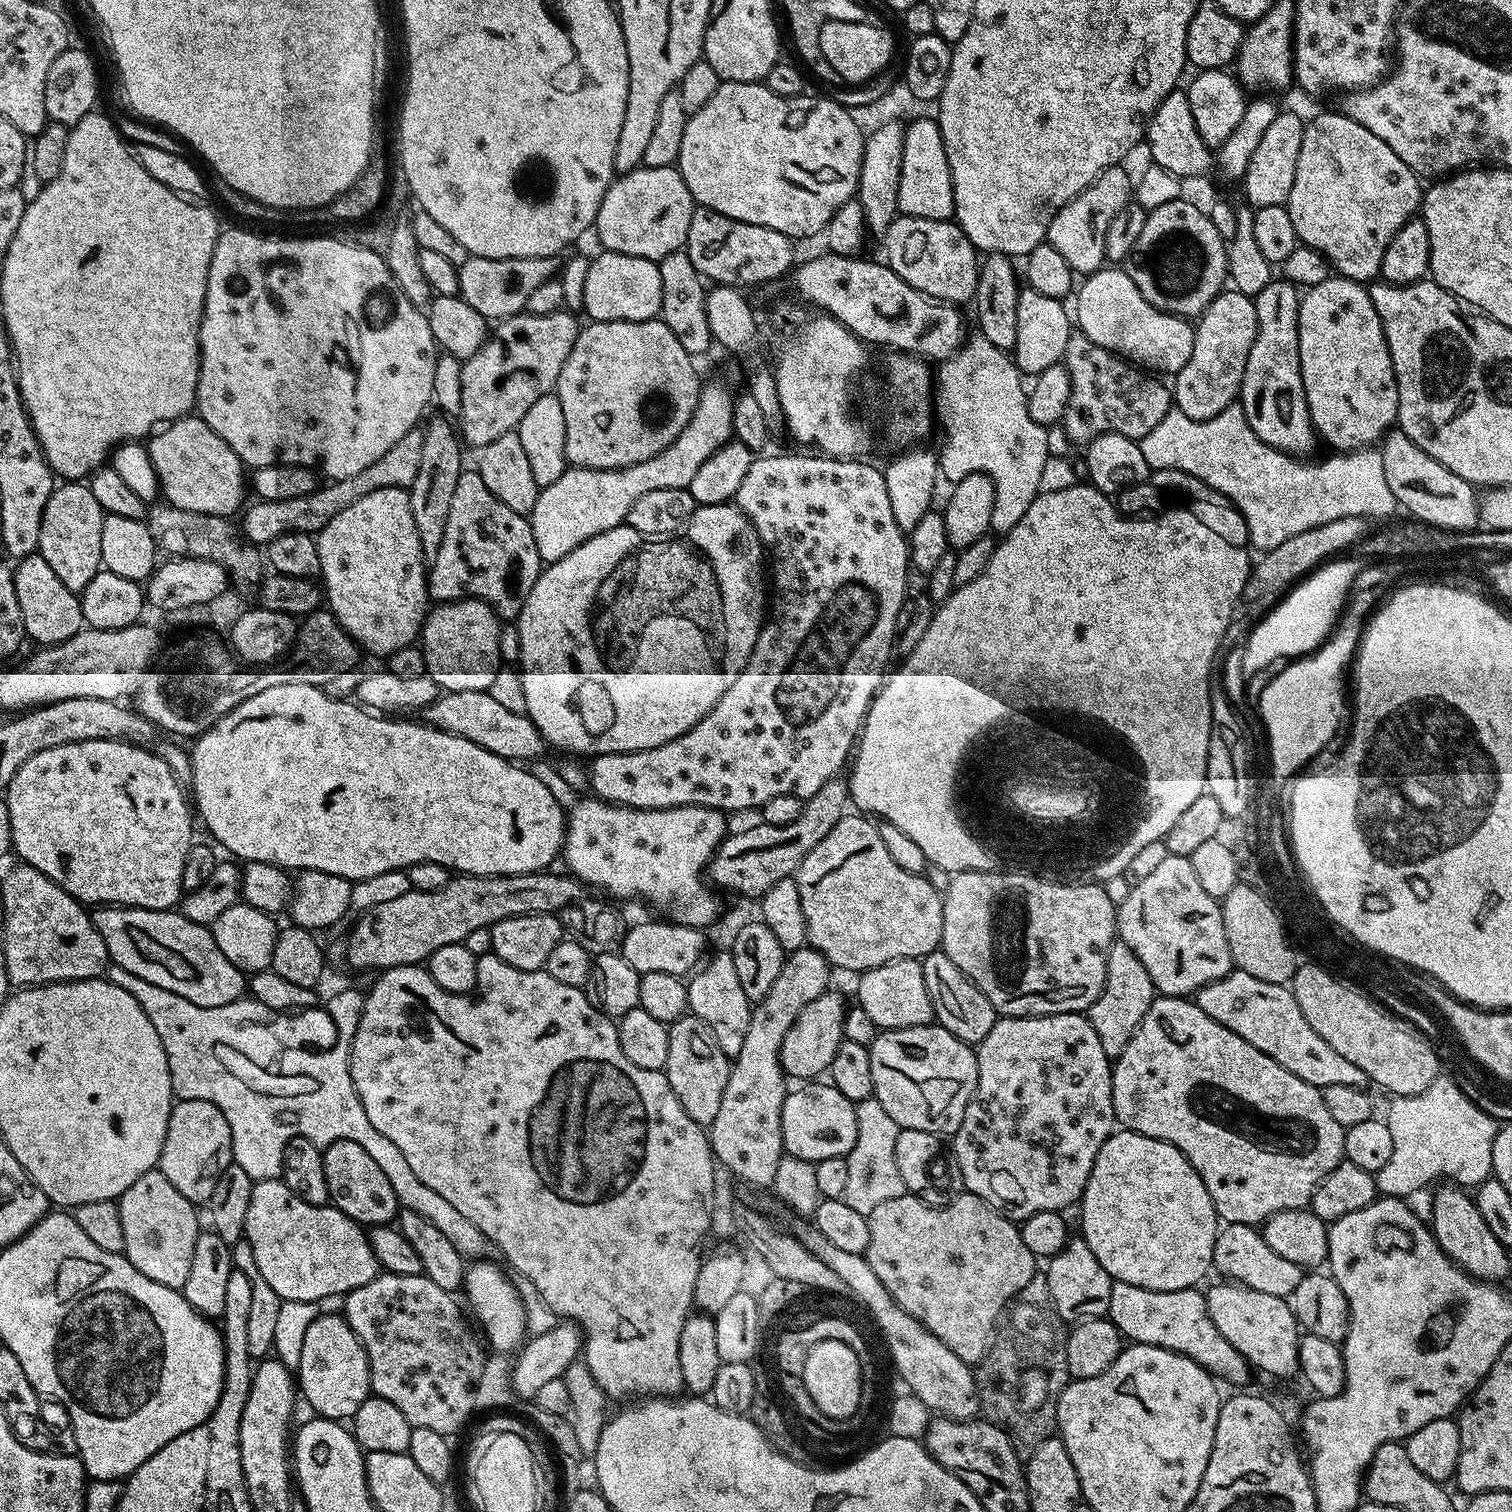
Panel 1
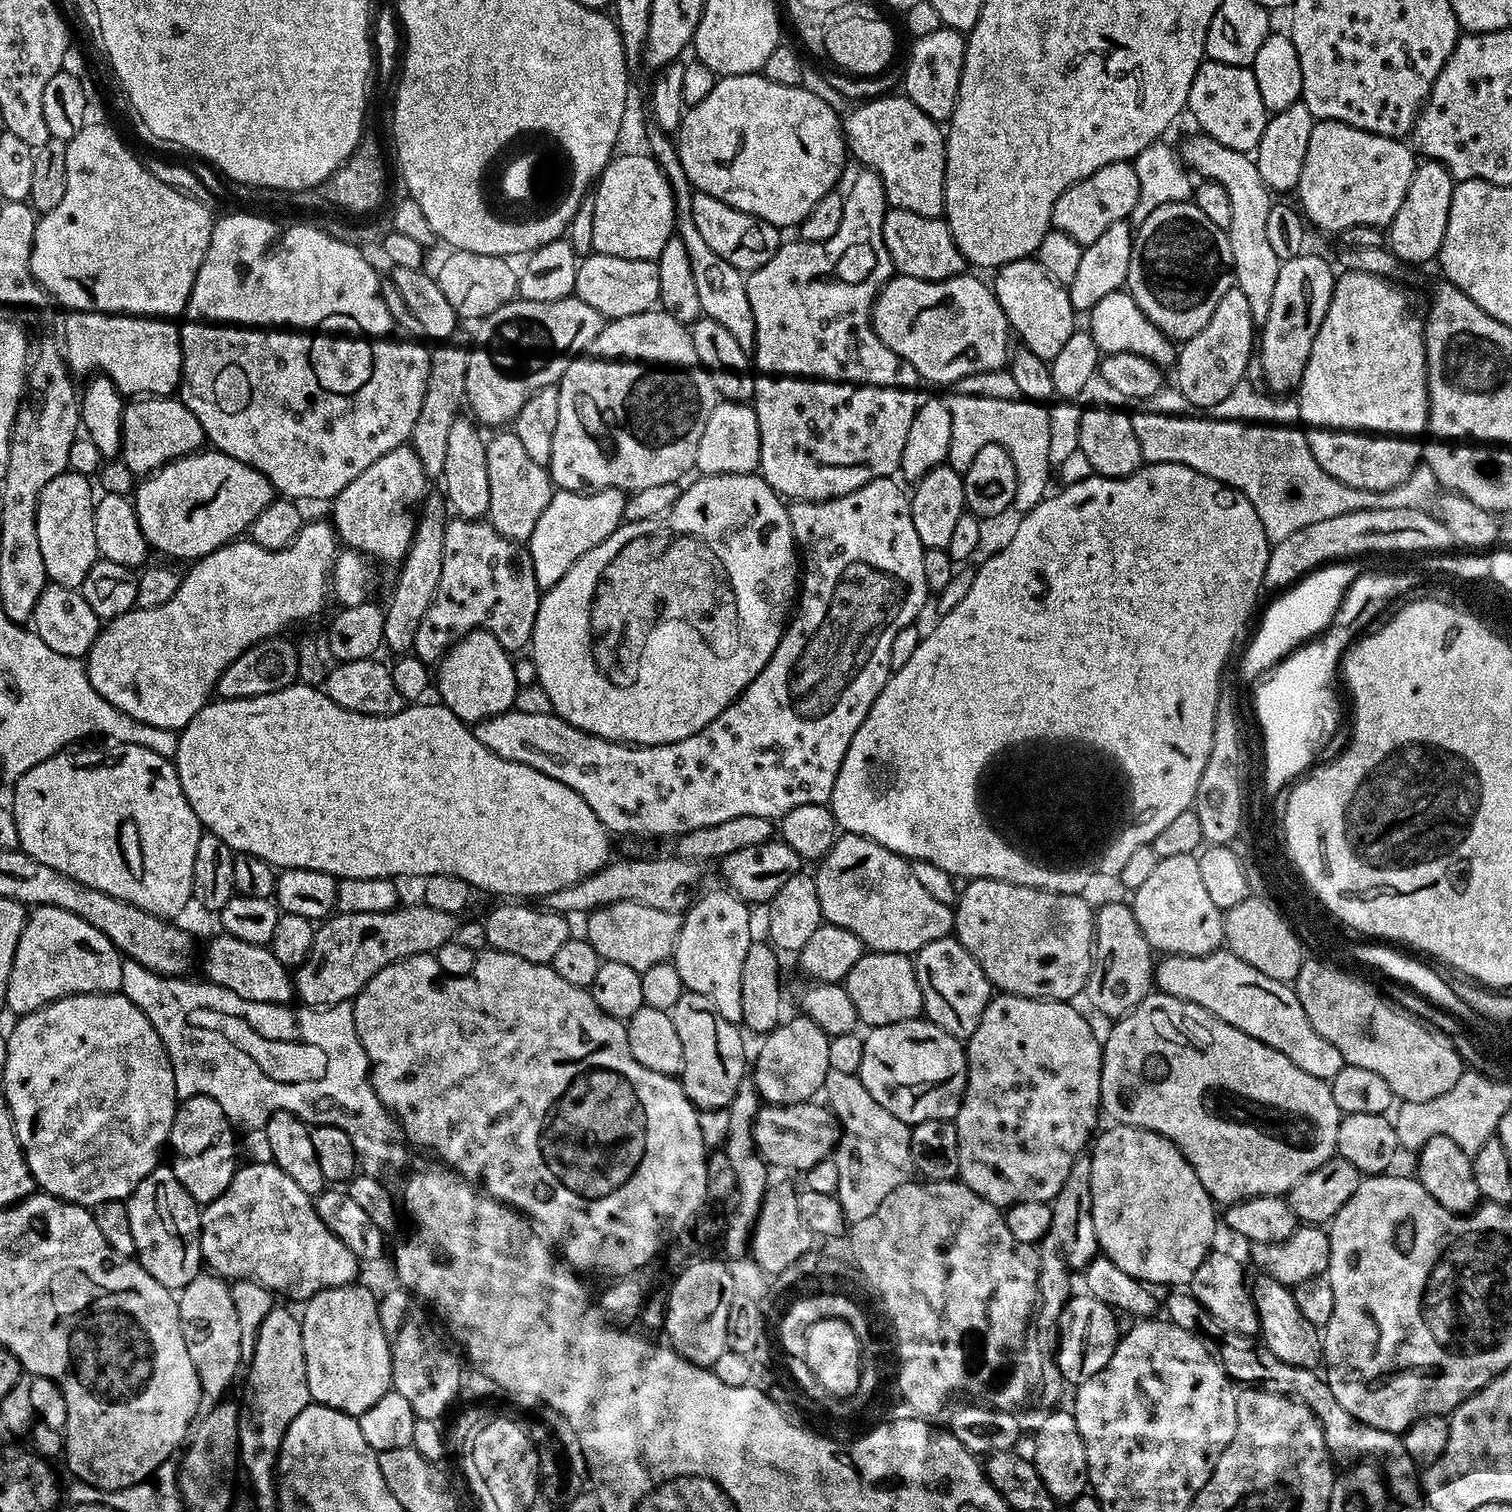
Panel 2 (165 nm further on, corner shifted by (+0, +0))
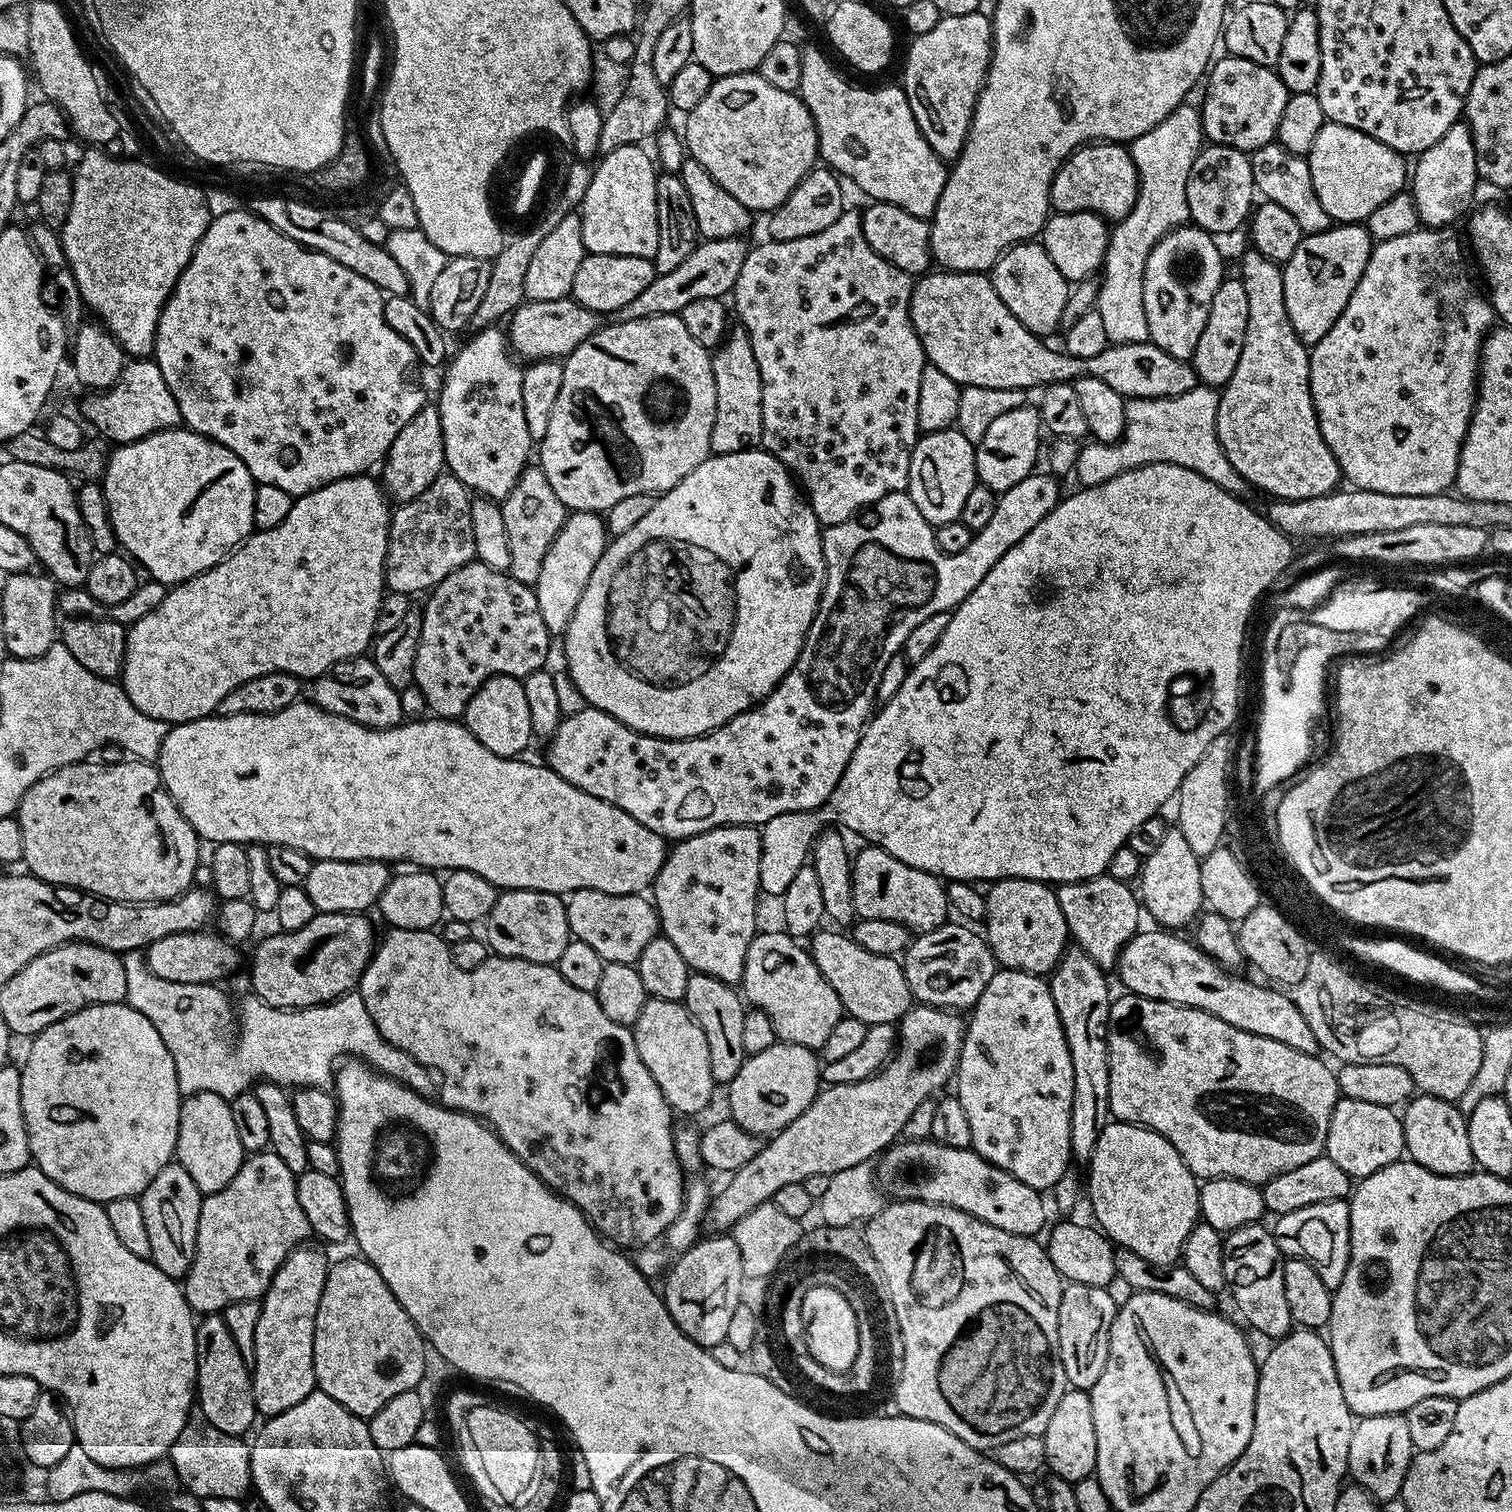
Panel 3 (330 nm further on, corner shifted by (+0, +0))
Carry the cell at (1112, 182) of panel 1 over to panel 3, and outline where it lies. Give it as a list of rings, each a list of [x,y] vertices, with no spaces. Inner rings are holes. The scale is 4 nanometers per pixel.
[[[1093,142],[1076,149],[1054,174],[1054,182],[1050,186],[1050,208],[1053,213],[1092,212],[1095,216],[1103,216],[1105,221],[1119,222],[1126,214],[1130,214],[1139,189],[1140,175],[1134,166],[1131,151],[1122,144]]]

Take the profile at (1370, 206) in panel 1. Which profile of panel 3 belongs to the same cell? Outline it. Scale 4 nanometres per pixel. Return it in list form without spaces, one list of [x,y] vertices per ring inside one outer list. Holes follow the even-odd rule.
[[[1324,123],[1322,130],[1318,130],[1318,138],[1314,138],[1314,146],[1310,146],[1306,157],[1310,166],[1310,178],[1314,178],[1314,194],[1318,194],[1318,202],[1322,202],[1322,207],[1326,209],[1326,214],[1330,214],[1330,218],[1334,222],[1342,224],[1355,224],[1357,222],[1367,221],[1370,214],[1374,210],[1378,210],[1378,206],[1382,206],[1382,202],[1390,202],[1390,198],[1394,198],[1394,194],[1405,191],[1406,185],[1410,180],[1410,164],[1401,153],[1396,152],[1390,146],[1386,146],[1382,142],[1378,142],[1378,138],[1370,138],[1370,134],[1362,134],[1362,130],[1350,130],[1350,126],[1342,126],[1341,124]]]

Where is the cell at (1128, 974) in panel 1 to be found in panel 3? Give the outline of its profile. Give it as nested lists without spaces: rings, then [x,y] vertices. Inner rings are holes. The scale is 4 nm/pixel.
[[[1105,874],[1082,882],[1062,884],[1055,889],[1058,906],[1062,906],[1062,918],[1066,918],[1068,935],[1075,947],[1090,954],[1096,965],[1105,970],[1115,969],[1119,965],[1122,950],[1142,928],[1141,901],[1137,893],[1128,888],[1131,887],[1125,881]]]

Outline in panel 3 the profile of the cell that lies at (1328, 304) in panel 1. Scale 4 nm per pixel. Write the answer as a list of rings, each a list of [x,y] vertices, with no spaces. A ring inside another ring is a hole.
[[[1420,226],[1416,231],[1403,234],[1401,237],[1373,243],[1366,270],[1362,270],[1362,278],[1358,278],[1358,286],[1354,286],[1354,294],[1350,294],[1346,310],[1342,310],[1338,322],[1330,326],[1326,338],[1311,345],[1308,357],[1310,390],[1318,426],[1322,430],[1326,446],[1330,446],[1330,454],[1334,454],[1338,462],[1341,477],[1345,481],[1349,480],[1347,483],[1353,489],[1392,495],[1438,495],[1447,493],[1456,483],[1462,442],[1466,438],[1468,423],[1472,420],[1472,408],[1476,405],[1480,348],[1484,345],[1485,336],[1494,327],[1494,313],[1492,301],[1482,291],[1478,280],[1476,285],[1476,280],[1468,269],[1468,260],[1464,257],[1464,248],[1452,231],[1451,227]]]

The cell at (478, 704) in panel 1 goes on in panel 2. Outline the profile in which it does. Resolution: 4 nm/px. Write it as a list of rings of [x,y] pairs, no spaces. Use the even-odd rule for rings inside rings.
[[[891,476],[886,478],[874,478],[874,482],[866,482],[858,490],[854,490],[845,496],[835,496],[829,500],[797,500],[789,503],[788,514],[790,526],[794,530],[797,549],[802,550],[802,575],[798,581],[798,603],[794,608],[794,615],[789,619],[782,638],[778,642],[778,650],[770,654],[770,662],[762,666],[762,674],[746,686],[740,697],[718,718],[714,718],[698,734],[690,734],[690,738],[670,742],[669,744],[653,744],[651,746],[633,746],[631,744],[618,744],[615,740],[591,736],[589,732],[578,730],[570,726],[561,716],[553,713],[526,714],[518,711],[503,712],[497,716],[491,716],[481,720],[475,725],[474,731],[478,742],[486,746],[498,758],[506,758],[510,762],[518,762],[562,782],[562,786],[570,786],[586,803],[594,814],[598,814],[609,833],[621,832],[624,836],[669,836],[675,838],[684,832],[718,826],[718,822],[726,822],[729,818],[742,818],[746,814],[754,814],[758,818],[776,822],[781,816],[785,816],[794,806],[806,806],[807,804],[828,804],[832,799],[834,790],[834,778],[838,778],[838,770],[842,766],[842,758],[870,706],[878,698],[878,694],[886,686],[890,675],[892,663],[890,662],[890,646],[898,635],[898,630],[911,628],[917,623],[916,615],[924,608],[924,603],[930,600],[930,593],[926,586],[926,573],[922,570],[922,554],[924,547],[914,530],[914,518],[912,517],[912,501],[907,491],[896,485],[897,481]]]

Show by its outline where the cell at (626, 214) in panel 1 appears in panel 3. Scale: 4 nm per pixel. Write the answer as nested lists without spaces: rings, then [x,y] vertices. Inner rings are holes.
[[[627,144],[599,157],[590,186],[578,205],[582,242],[591,254],[618,254],[652,260],[658,254],[657,165],[640,144]]]

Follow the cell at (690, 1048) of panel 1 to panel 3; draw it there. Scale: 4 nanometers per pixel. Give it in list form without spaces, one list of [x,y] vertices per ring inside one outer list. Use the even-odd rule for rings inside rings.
[[[692,972],[686,982],[686,994],[682,1003],[698,1022],[698,1026],[702,1026],[702,1034],[706,1034],[706,1046],[710,1046],[710,1074],[718,1082],[732,1080],[746,1059],[742,1046],[742,1018],[746,1004],[741,993],[733,985],[718,978]]]

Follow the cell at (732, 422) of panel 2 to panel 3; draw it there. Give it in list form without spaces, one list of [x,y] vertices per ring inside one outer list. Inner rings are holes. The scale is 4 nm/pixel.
[[[733,327],[711,358],[716,395],[714,430],[710,430],[712,452],[721,456],[755,449],[762,438],[762,378],[748,333],[743,327]]]

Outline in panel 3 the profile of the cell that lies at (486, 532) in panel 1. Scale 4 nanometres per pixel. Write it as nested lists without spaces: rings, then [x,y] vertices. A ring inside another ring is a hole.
[[[478,559],[471,560],[466,566],[462,566],[458,570],[454,570],[454,574],[446,574],[446,578],[442,578],[442,582],[438,582],[438,586],[427,593],[428,600],[422,607],[422,634],[418,638],[418,654],[414,658],[414,674],[412,675],[414,687],[422,690],[422,694],[428,703],[428,712],[433,717],[442,720],[454,720],[463,717],[466,706],[470,702],[470,698],[474,698],[476,691],[485,684],[491,676],[515,676],[523,678],[534,674],[542,667],[545,667],[548,660],[548,643],[550,637],[546,630],[546,622],[542,622],[542,610],[538,606],[538,598],[536,597],[536,589],[533,585],[523,584],[515,578],[508,575],[507,572],[499,572],[494,570],[494,566],[486,566]]]

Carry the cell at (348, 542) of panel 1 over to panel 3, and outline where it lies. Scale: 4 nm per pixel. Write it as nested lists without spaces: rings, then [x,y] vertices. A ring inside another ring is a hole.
[[[425,403],[424,408],[418,410],[418,414],[414,414],[414,418],[410,418],[410,422],[406,422],[406,426],[402,426],[398,438],[394,438],[394,446],[390,446],[388,455],[382,461],[383,468],[382,487],[385,493],[396,502],[418,498],[418,494],[422,494],[422,490],[426,490],[426,486],[430,486],[430,482],[434,482],[434,478],[438,478],[445,471],[442,418],[440,417],[440,409],[435,403]]]

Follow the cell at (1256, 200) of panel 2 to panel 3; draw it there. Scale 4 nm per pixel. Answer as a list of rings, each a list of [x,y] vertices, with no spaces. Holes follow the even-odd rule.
[[[1248,250],[1240,260],[1238,279],[1246,286],[1250,314],[1238,366],[1220,392],[1218,442],[1245,485],[1261,488],[1268,498],[1292,501],[1337,491],[1340,467],[1318,426],[1310,390],[1310,352],[1290,326],[1281,265]]]

